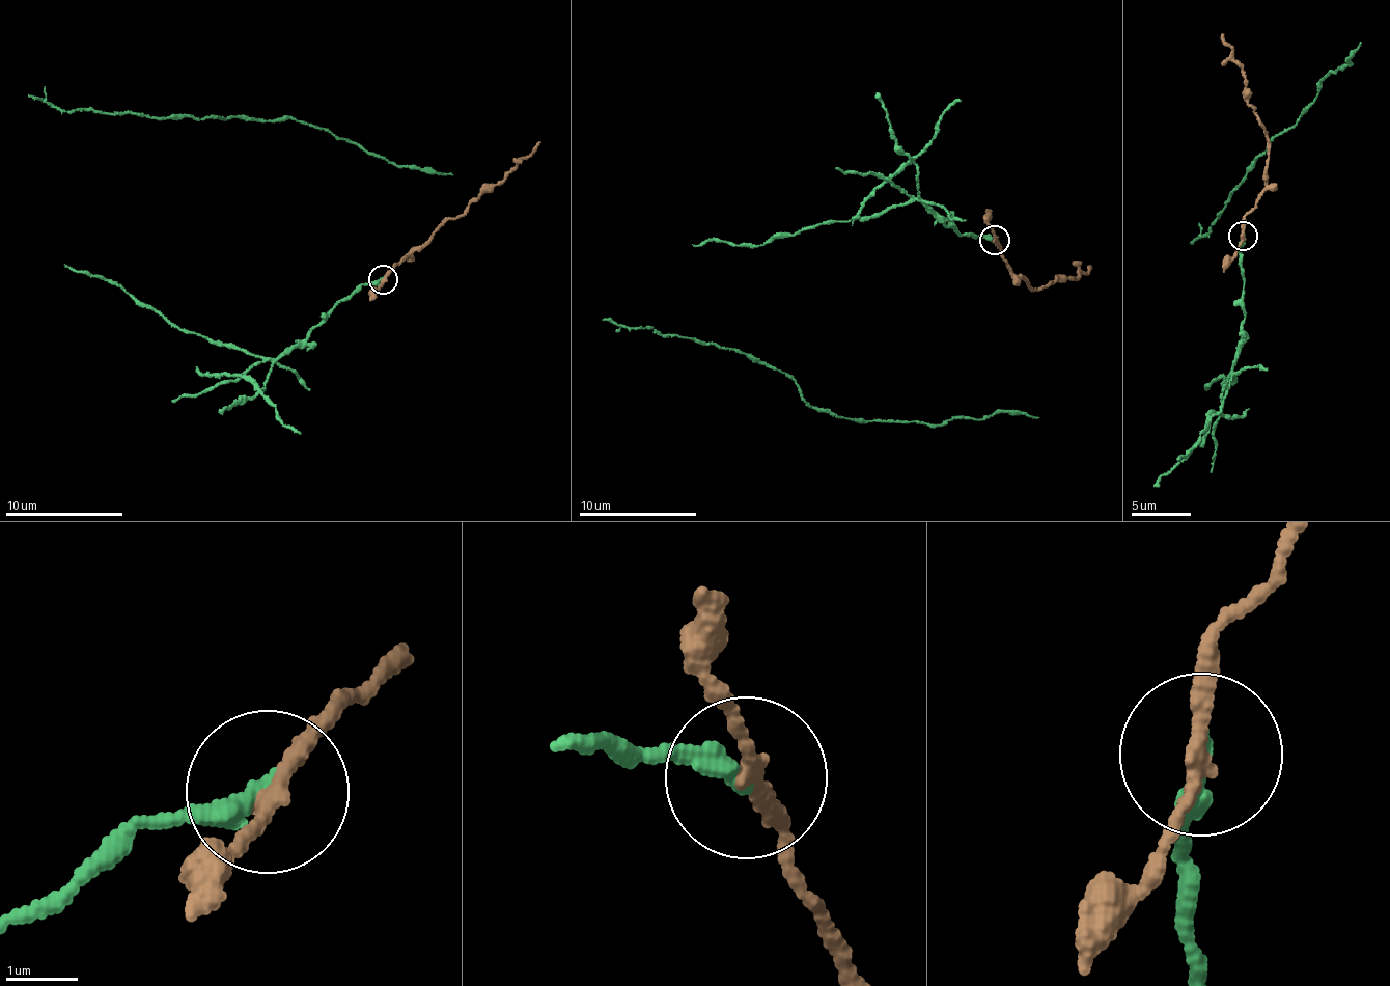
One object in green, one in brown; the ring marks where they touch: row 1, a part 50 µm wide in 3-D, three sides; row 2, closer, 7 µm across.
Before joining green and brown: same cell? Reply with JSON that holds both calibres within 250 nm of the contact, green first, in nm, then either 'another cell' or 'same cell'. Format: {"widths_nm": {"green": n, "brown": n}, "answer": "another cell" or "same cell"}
{"widths_nm": {"green": 280, "brown": 200}, "answer": "another cell"}

